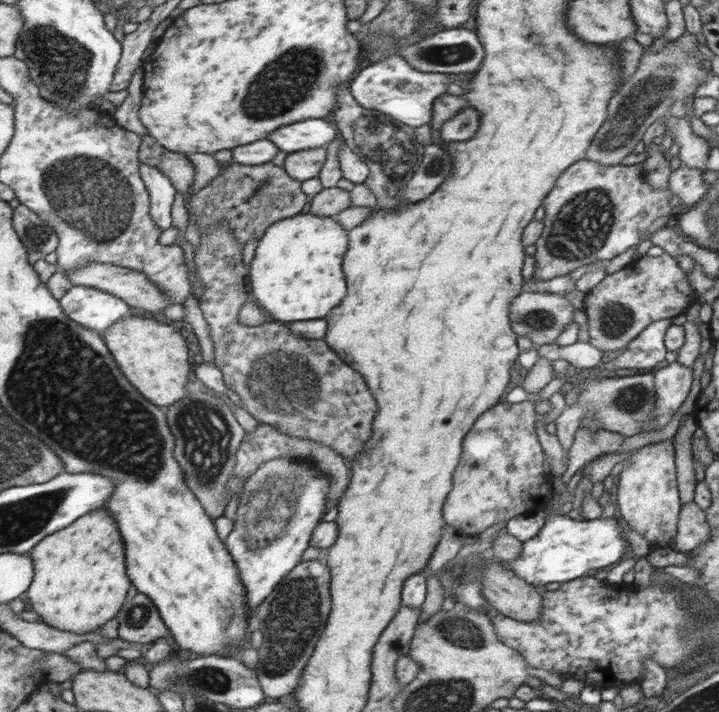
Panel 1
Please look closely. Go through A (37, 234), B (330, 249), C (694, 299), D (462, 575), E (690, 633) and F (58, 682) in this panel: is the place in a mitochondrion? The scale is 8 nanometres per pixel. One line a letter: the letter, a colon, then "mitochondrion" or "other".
A: mitochondrion
B: other
C: other
D: mitochondrion
E: mitochondrion
F: other

